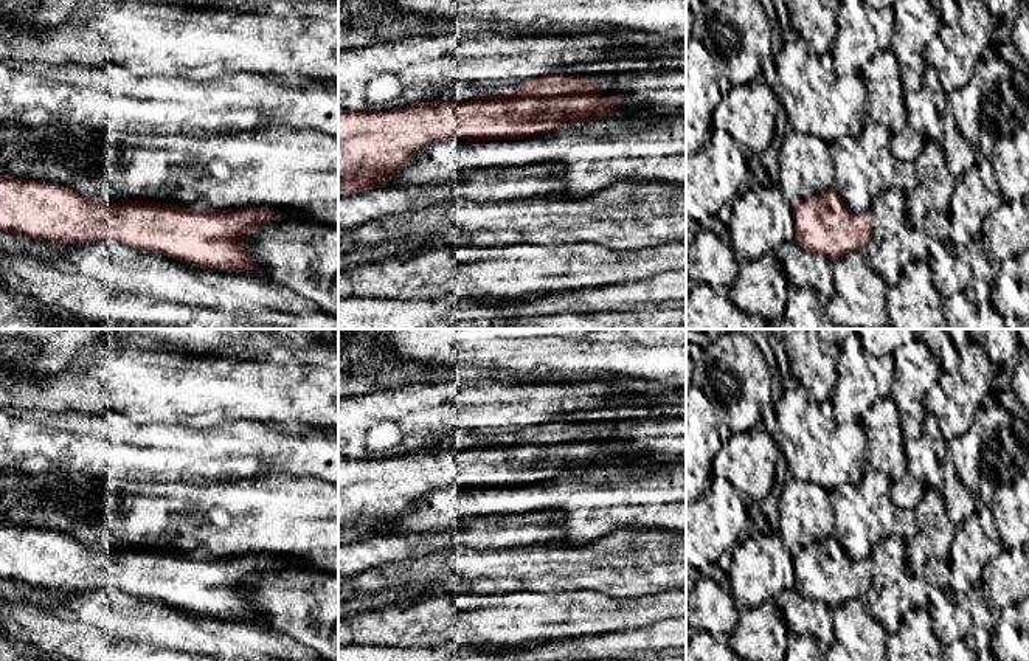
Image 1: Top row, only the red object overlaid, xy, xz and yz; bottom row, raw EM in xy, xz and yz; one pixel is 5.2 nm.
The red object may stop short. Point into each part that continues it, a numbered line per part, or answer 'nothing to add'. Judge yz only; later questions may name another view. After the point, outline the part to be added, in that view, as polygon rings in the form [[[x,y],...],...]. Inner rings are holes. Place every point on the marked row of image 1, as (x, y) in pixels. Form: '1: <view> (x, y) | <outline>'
nothing to add

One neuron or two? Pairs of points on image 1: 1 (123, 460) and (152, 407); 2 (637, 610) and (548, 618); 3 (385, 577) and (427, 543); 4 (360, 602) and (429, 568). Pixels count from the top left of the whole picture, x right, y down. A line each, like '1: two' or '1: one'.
1: two
2: one
3: two
4: two

